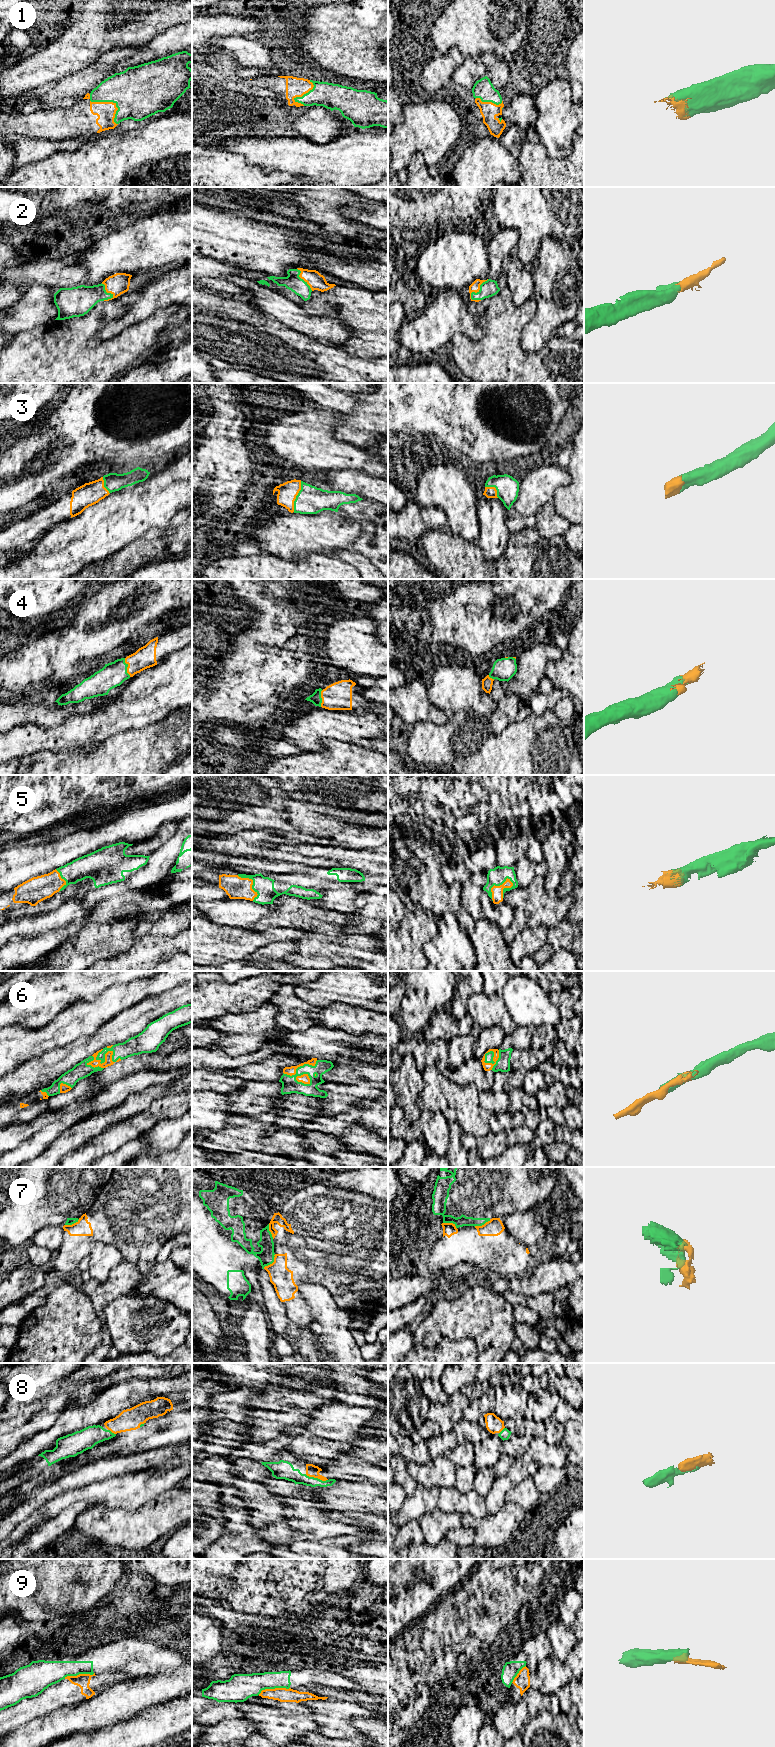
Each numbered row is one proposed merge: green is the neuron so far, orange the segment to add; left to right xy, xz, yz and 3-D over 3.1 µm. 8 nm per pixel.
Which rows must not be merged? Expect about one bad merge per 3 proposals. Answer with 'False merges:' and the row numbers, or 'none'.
False merges: 7, 9

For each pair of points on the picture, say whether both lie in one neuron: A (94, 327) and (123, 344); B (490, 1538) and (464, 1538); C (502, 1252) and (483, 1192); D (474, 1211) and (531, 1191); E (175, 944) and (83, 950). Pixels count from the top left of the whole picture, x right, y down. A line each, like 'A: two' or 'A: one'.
A: one
B: two
C: two
D: one
E: two

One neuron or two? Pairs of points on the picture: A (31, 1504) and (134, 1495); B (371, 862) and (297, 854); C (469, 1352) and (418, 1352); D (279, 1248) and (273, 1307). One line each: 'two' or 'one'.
A: two
B: one
C: one
D: two

